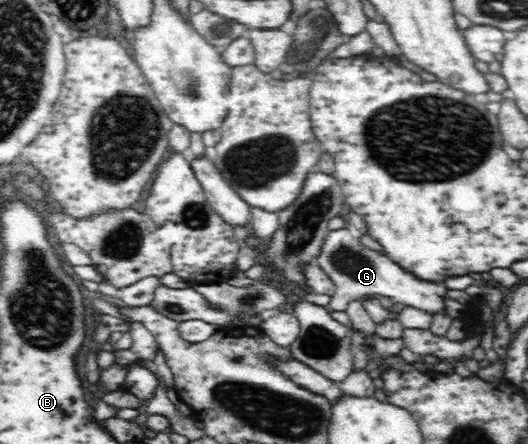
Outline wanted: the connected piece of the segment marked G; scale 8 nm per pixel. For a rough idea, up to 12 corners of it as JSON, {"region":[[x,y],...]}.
{"region":[[347,228],[315,263],[336,286],[326,309],[387,297],[439,315],[447,287],[423,283]]}

